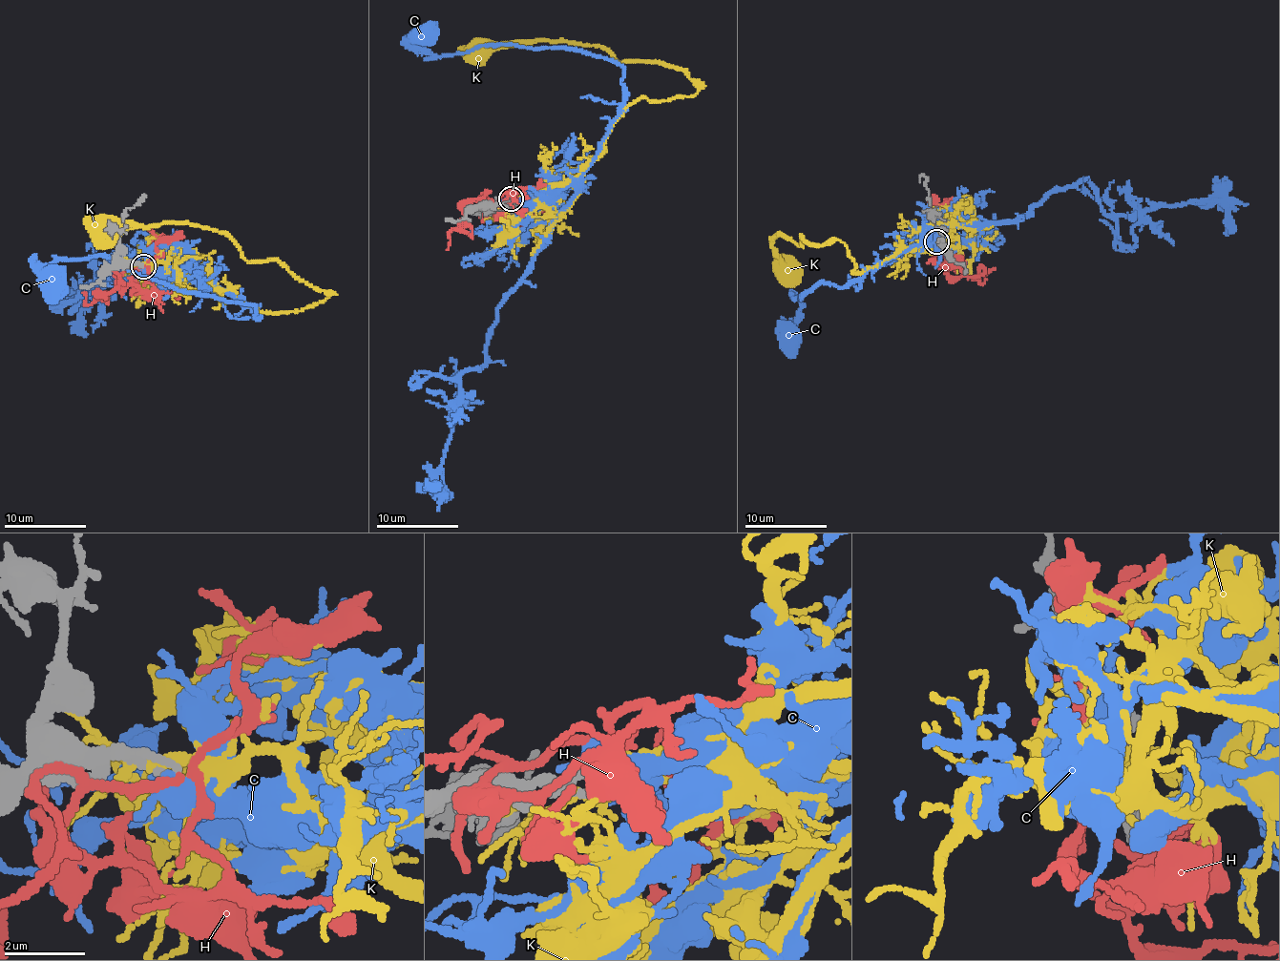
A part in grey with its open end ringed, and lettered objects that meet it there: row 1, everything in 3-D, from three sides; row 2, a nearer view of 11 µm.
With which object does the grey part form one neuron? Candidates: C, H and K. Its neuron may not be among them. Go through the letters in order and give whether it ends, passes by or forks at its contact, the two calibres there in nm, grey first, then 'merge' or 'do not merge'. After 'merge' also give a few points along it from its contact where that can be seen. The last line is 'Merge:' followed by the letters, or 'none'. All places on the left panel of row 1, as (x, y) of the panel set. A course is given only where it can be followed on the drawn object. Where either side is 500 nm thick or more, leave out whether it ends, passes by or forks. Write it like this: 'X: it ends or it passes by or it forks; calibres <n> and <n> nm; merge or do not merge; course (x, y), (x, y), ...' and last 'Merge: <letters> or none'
C: it forks; calibres 170 and 320 nm; do not merge
H: it forks; calibres 160 and 170 nm; merge; course (145, 264), (129, 269), (115, 268), (118, 282), (87, 304), (82, 292)
K: it forks; calibres 190 and 280 nm; do not merge
Merge: H

